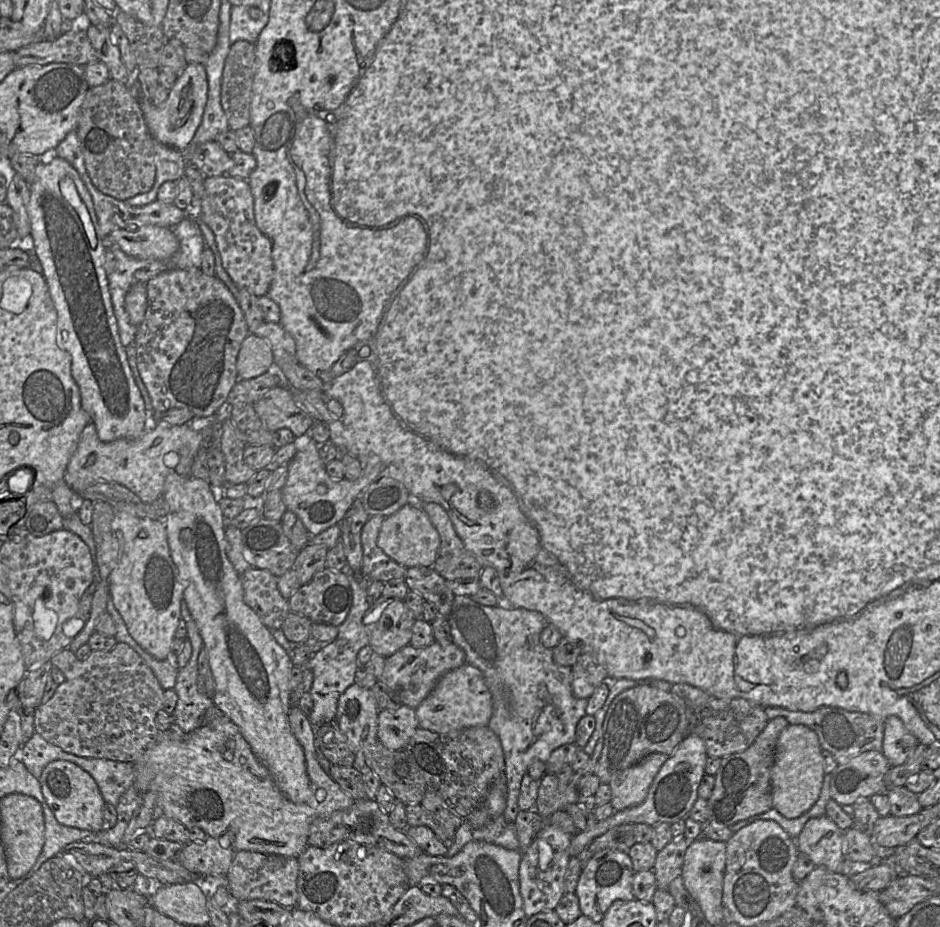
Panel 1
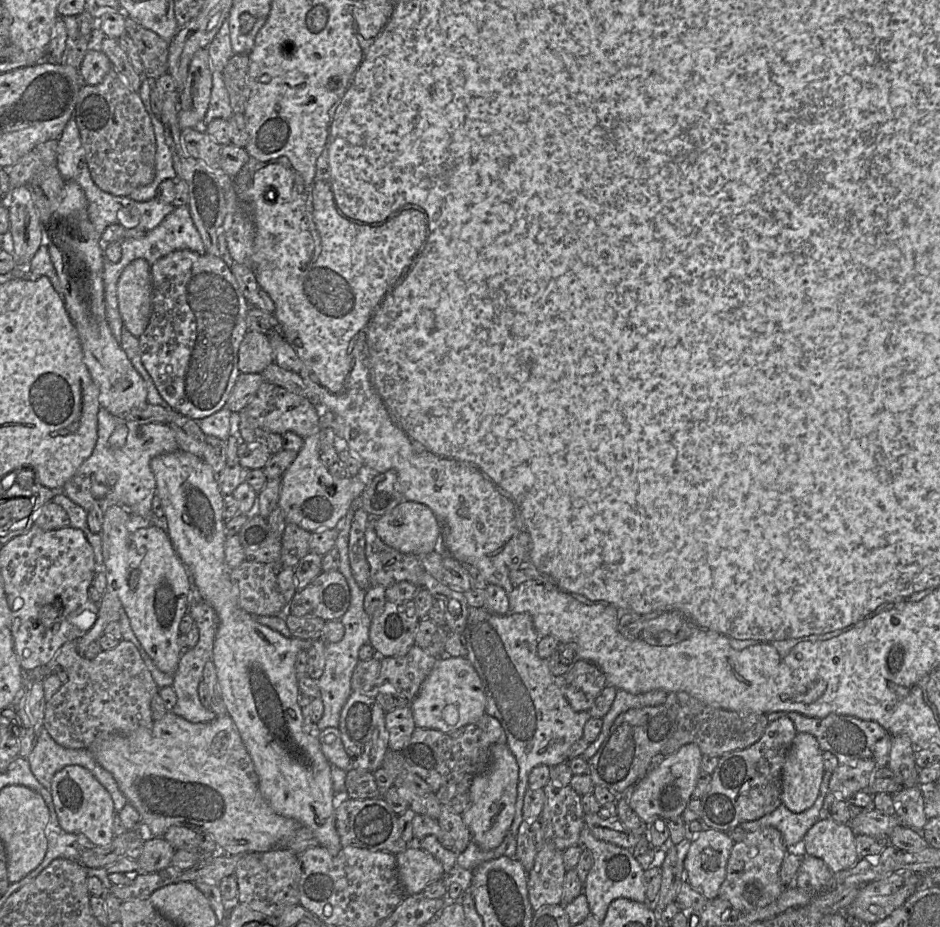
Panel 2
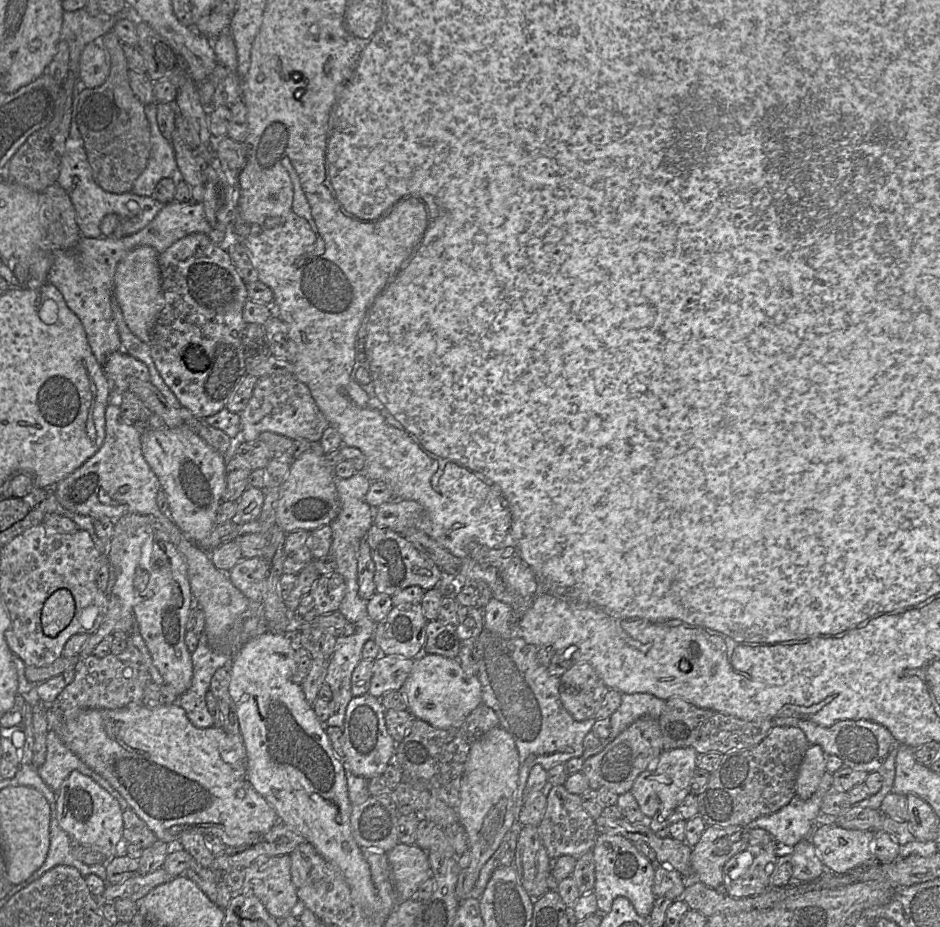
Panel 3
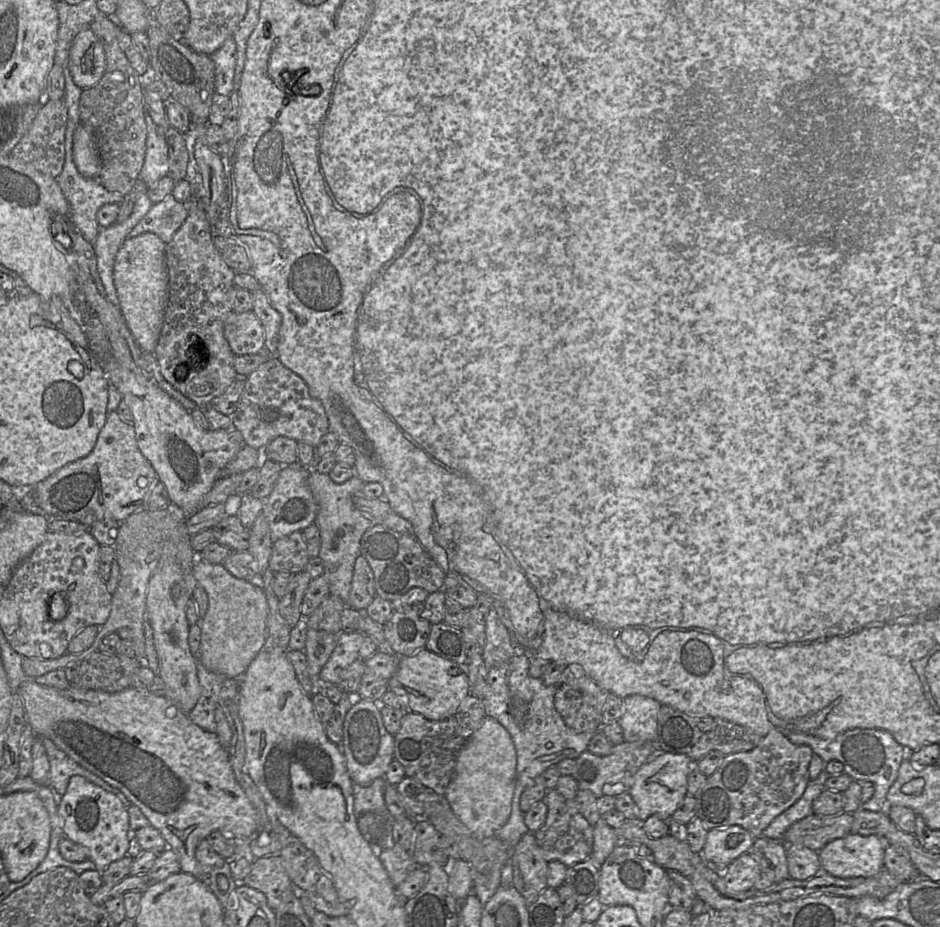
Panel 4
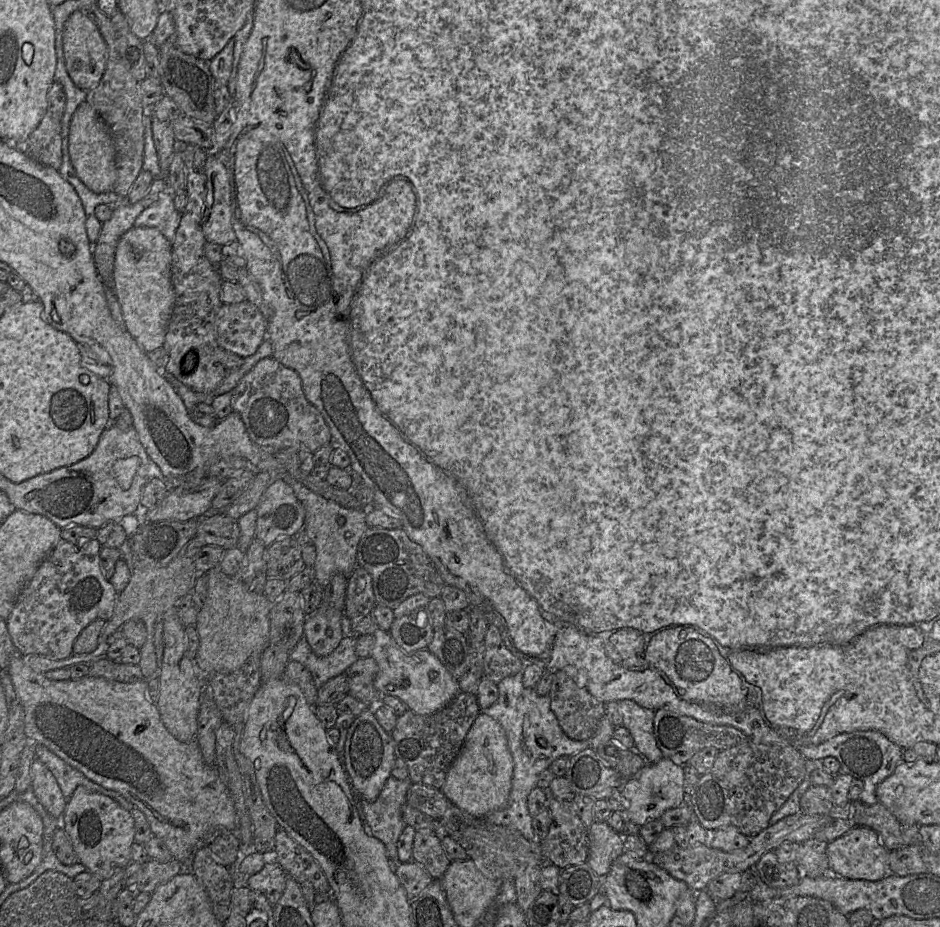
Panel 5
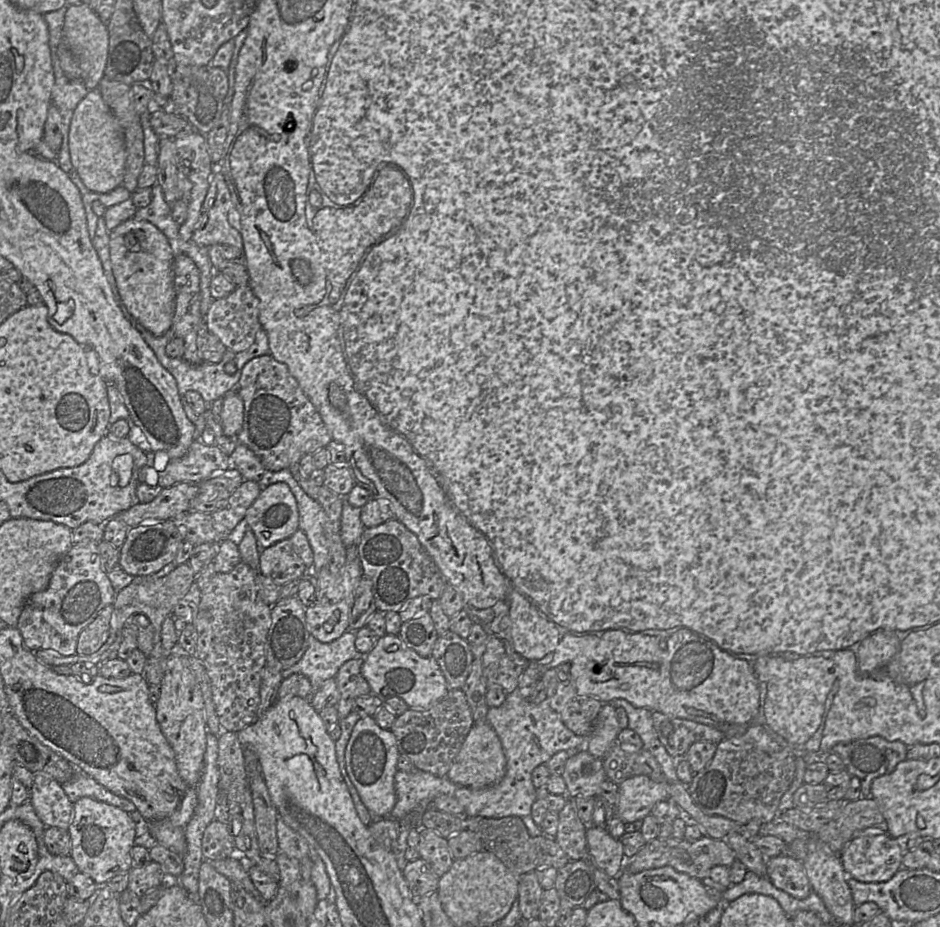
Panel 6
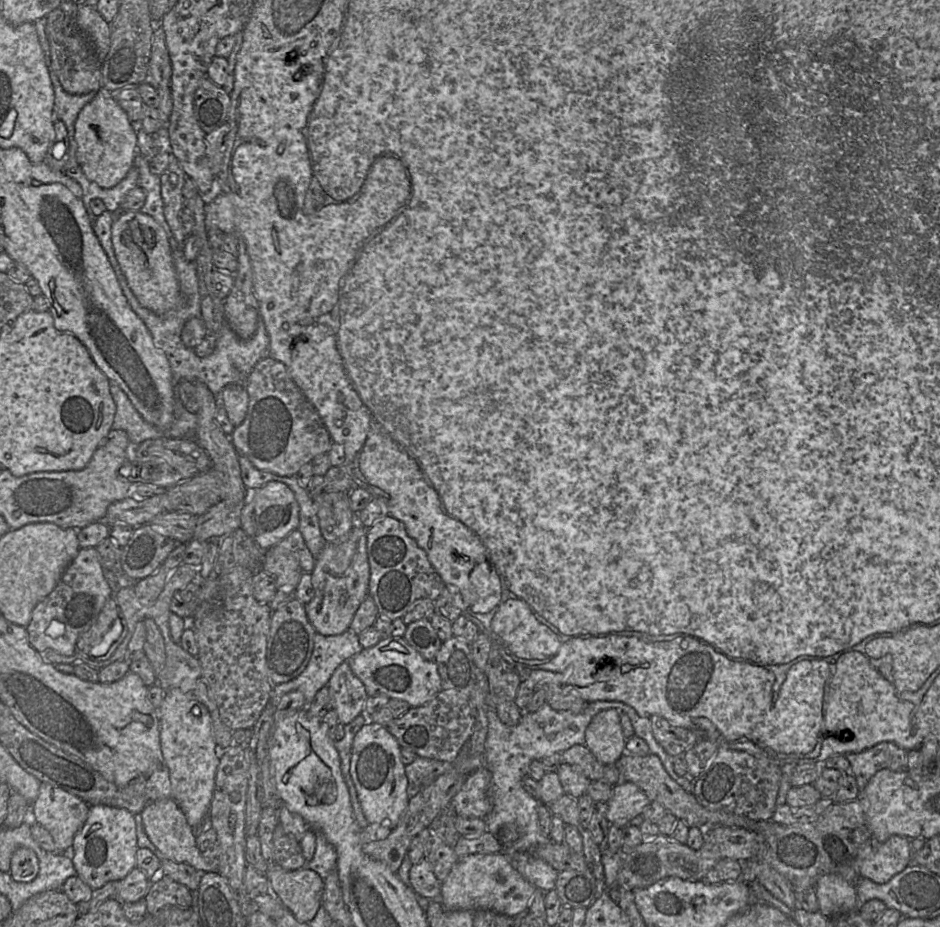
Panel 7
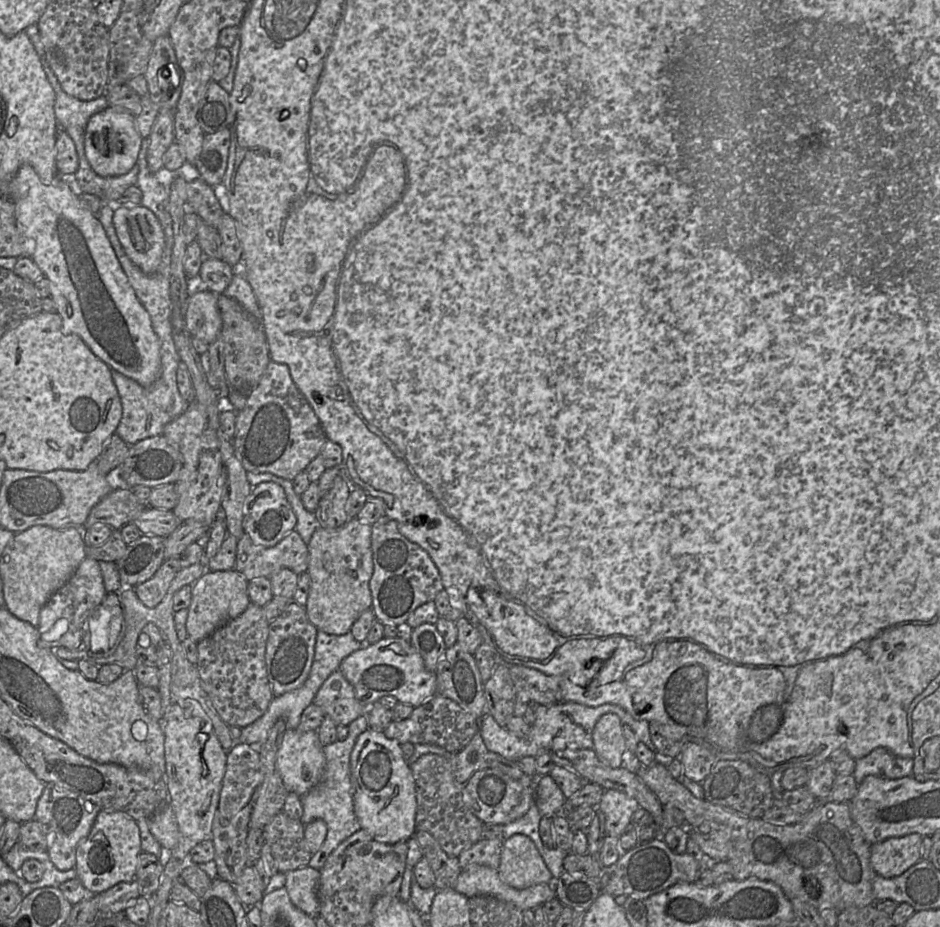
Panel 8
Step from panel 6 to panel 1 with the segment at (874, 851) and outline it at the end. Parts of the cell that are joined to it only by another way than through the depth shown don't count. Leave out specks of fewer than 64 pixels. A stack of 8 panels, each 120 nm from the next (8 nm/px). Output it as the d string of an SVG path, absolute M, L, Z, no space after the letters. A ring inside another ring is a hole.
M824 814L805 823L796 838L796 846L799 853L809 857L815 867L840 873L840 864L845 858L843 834L844 831Z

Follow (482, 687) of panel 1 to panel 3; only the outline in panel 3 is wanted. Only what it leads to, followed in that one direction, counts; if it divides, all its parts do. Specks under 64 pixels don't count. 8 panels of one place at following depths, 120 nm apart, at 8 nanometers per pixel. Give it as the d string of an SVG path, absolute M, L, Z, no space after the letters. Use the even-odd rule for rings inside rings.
M422 653L415 658L411 673L400 691L406 698L407 709L411 715L438 729L460 726L467 716L482 703L482 688L477 676L465 673L457 659L450 659L437 654Z

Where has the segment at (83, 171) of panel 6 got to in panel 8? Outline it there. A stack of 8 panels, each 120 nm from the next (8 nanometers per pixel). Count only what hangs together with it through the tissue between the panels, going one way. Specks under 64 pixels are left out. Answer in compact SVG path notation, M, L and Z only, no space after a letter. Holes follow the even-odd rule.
M108 106L88 120L84 150L93 171L101 177L121 176L137 163L142 146L142 137L136 126L135 116L123 109Z

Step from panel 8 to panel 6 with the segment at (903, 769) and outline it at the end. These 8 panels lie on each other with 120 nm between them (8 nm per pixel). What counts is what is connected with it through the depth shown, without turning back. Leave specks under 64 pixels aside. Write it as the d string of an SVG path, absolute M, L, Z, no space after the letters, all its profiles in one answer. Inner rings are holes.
M873 736L849 742L838 743L830 753L838 755L846 770L860 779L861 797L871 797L872 781L891 773L898 763L906 760L907 746L900 741L887 741Z

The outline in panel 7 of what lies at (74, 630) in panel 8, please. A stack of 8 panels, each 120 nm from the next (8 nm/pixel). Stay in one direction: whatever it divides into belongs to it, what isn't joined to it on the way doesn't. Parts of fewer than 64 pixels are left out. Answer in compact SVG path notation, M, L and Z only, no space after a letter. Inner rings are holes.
M80 548L53 591L33 609L31 621L26 627L31 646L41 654L54 650L66 656L73 656L77 652L79 638L89 630L112 596L114 592L104 576L98 551L96 548ZM51 621L64 624L65 632L62 636L52 638L46 634Z

